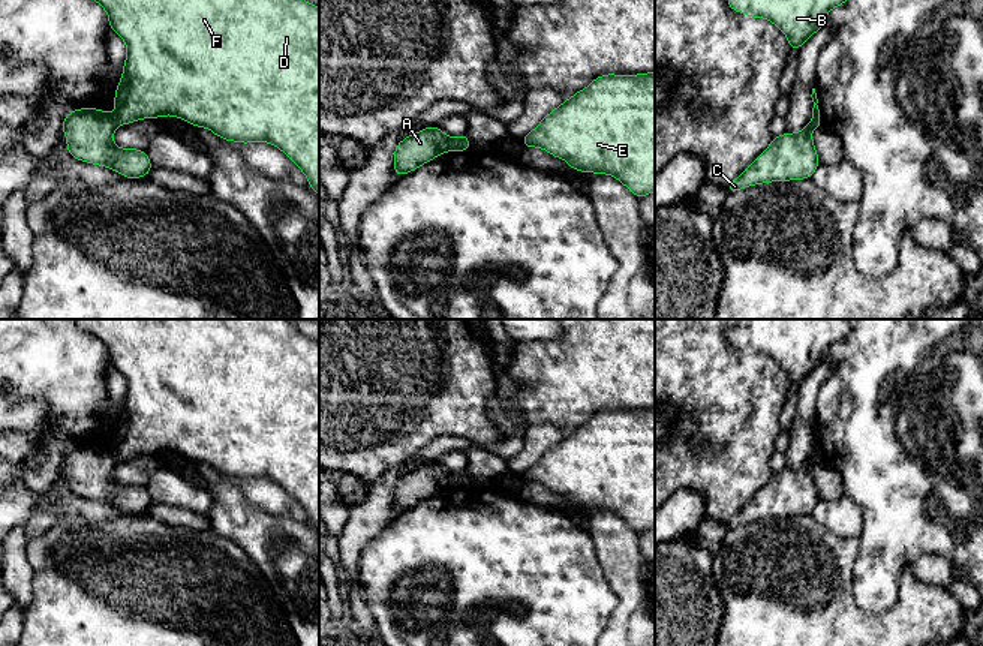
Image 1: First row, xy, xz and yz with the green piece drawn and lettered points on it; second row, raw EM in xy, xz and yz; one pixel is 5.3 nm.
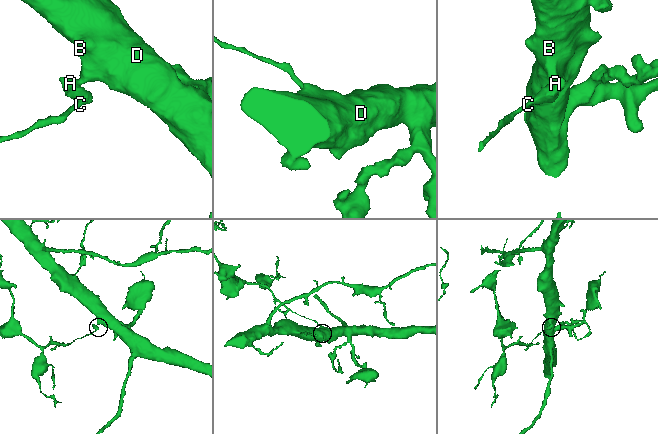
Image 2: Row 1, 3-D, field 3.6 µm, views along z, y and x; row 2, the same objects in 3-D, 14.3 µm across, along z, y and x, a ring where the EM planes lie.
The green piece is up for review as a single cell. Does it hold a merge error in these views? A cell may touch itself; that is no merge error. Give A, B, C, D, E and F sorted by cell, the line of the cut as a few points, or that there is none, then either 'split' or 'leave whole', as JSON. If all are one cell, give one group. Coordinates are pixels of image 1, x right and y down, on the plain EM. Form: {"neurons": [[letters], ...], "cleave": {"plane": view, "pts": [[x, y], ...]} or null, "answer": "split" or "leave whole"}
{"neurons": [["A", "C"], ["B", "D", "E", "F"]], "cleave": {"plane": "xy", "pts": [[113, 450], [119, 459]]}, "answer": "split"}

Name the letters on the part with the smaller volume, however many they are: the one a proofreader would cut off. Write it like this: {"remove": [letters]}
{"remove": ["A", "C"]}

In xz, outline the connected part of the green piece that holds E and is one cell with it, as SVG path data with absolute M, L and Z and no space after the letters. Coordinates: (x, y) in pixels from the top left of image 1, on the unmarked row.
M655 408L638 411L607 409L577 427L523 474L526 484L539 483L563 495L571 505L608 510L623 519L638 535L655 528Z

